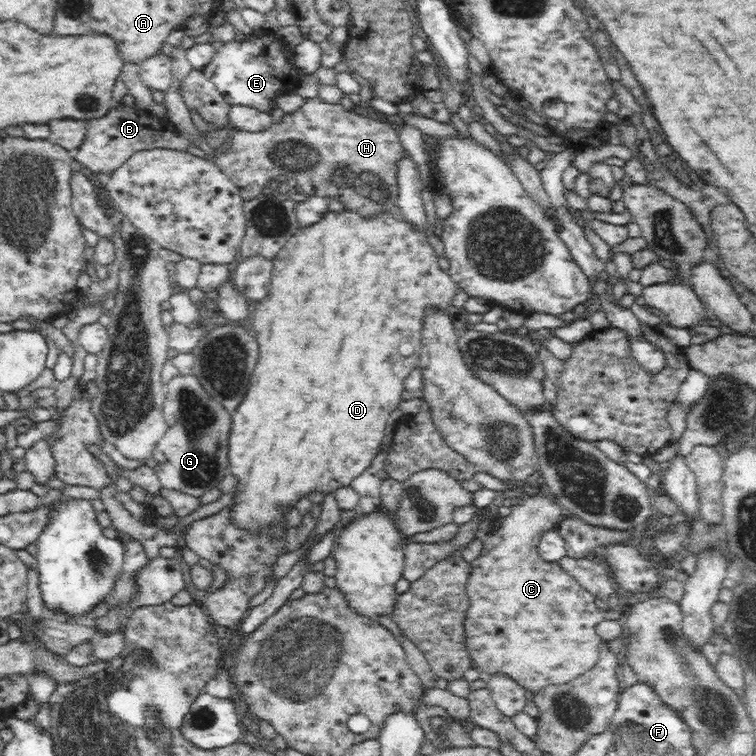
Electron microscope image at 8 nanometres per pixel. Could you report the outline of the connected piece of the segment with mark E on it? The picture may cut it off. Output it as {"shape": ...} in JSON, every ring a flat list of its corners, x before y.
{"shape":[[265,31,255,32,241,42,219,44,214,58,201,71,213,82,230,106,245,104,266,112,277,105,278,97,294,92,300,77,290,48,280,42,277,35]]}

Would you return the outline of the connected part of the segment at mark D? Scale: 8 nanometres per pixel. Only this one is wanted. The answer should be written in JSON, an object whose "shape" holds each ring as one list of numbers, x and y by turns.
{"shape":[[351,210,340,214,328,212,314,226,300,227,299,230,284,243,282,250,274,257,272,272,272,288,268,296,260,302,251,303,248,328,252,328,258,342,258,362,252,372,252,380,240,404,231,414,230,436,228,436,228,470,236,478,232,503,225,509,231,523,255,538,271,538,282,540,288,532,286,514,296,507,296,502,307,498,310,494,330,495,344,486,351,486,370,466,379,452,386,430,386,420,399,408,400,396,404,392,404,378,417,368,420,358,421,318,428,305,444,310,452,304,456,295,456,283,451,274,439,265,439,258,434,248,428,243,428,236,416,233,414,228,399,217,399,213,380,214,377,218,362,218]]}

